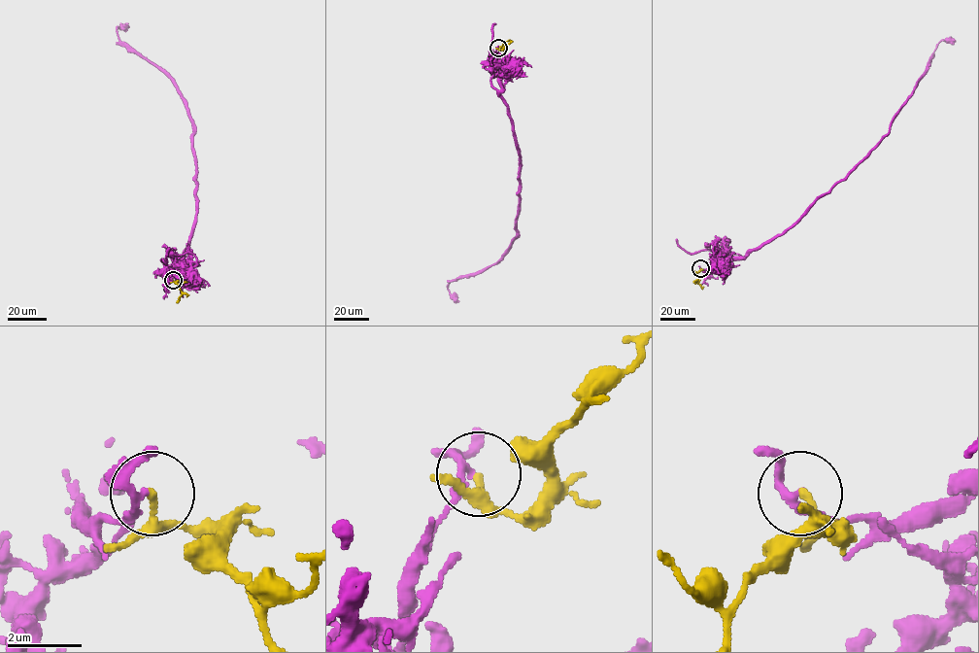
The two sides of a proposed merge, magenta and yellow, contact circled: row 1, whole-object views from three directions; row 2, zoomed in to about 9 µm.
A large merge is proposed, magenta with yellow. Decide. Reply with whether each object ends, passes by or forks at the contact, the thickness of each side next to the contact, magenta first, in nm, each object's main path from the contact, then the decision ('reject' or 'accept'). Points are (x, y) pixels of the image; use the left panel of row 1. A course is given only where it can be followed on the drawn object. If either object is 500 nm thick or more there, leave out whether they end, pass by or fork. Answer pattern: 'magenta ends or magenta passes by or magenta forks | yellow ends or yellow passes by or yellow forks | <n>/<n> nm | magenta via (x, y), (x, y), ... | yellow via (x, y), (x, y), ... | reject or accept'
magenta passes by | yellow ends | 190/180 nm | magenta via (172, 279), (196, 215), (191, 118), (173, 82), (120, 41), (118, 26), (129, 27) | yellow via (172, 279), (183, 293), (177, 303) | reject

